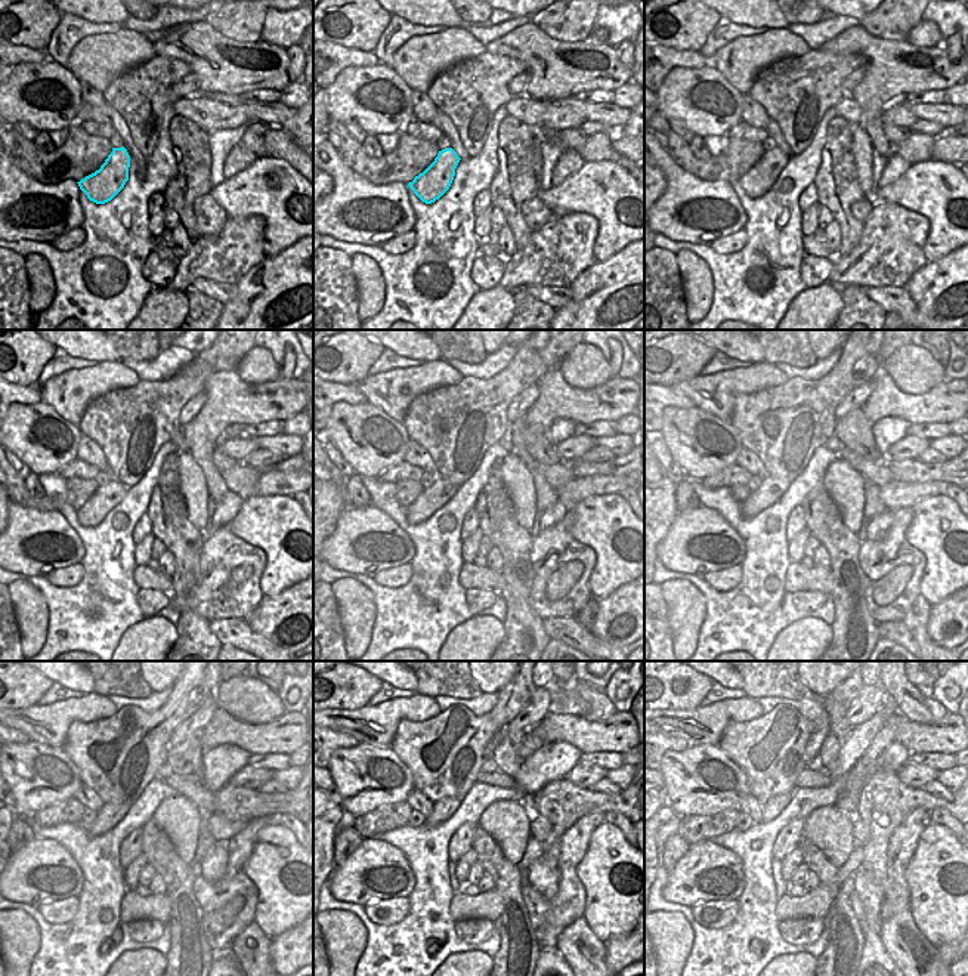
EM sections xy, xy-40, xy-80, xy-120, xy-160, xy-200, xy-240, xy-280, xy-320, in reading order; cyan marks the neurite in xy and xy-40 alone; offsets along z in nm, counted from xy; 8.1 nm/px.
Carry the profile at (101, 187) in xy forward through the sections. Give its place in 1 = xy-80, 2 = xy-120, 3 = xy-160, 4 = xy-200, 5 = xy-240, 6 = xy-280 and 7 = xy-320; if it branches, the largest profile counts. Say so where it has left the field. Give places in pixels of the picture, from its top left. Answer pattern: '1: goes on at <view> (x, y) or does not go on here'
1: goes on at xy-80 (757, 182)
2: goes on at xy-120 (107, 497)
3: goes on at xy-160 (441, 491)
4: goes on at xy-200 (770, 491)
5: goes on at xy-240 (111, 814)
6: goes on at xy-280 (442, 809)
7: goes on at xy-320 (772, 808)

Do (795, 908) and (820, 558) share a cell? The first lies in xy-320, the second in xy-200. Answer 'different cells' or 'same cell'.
different cells

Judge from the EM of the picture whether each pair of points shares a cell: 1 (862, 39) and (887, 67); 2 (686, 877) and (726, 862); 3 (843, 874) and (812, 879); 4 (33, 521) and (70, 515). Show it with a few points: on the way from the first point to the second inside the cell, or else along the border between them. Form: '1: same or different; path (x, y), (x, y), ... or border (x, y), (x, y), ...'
1: same; path (869, 46), (883, 59)
2: same; path (696, 873), (716, 865)
3: different; border (820, 882), (806, 892)
4: different; border (58, 512), (76, 531), (83, 546)

